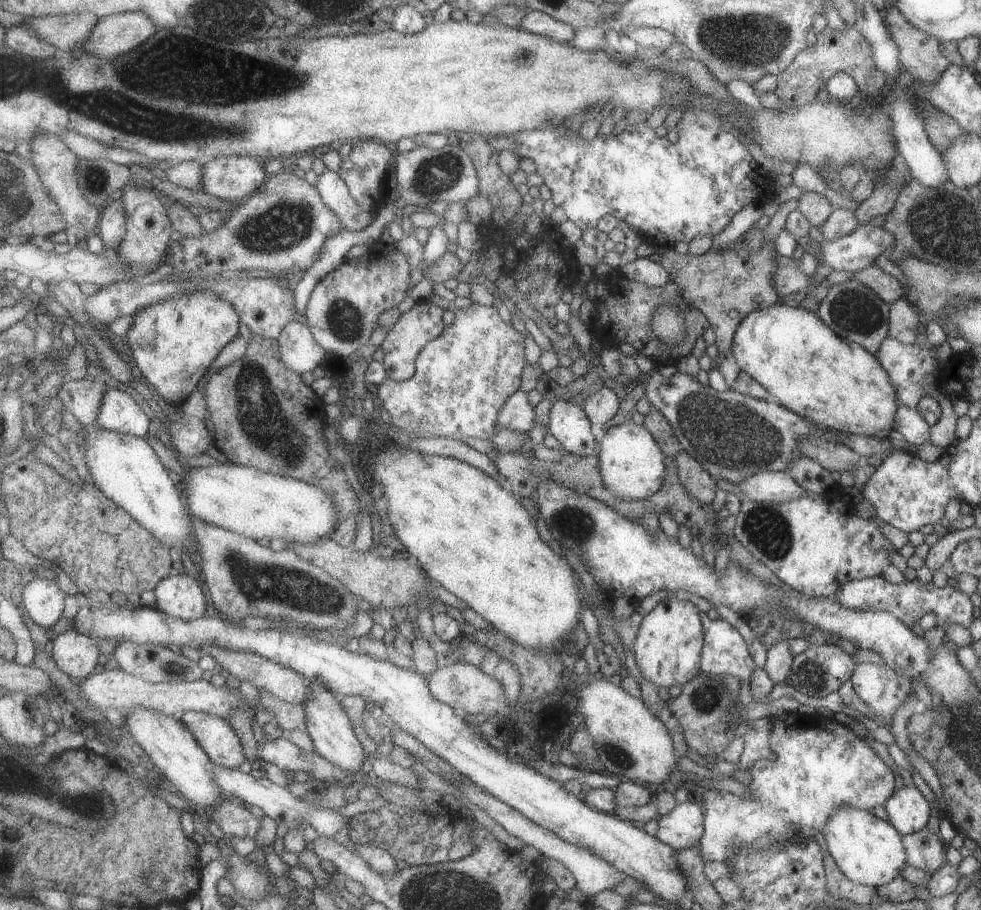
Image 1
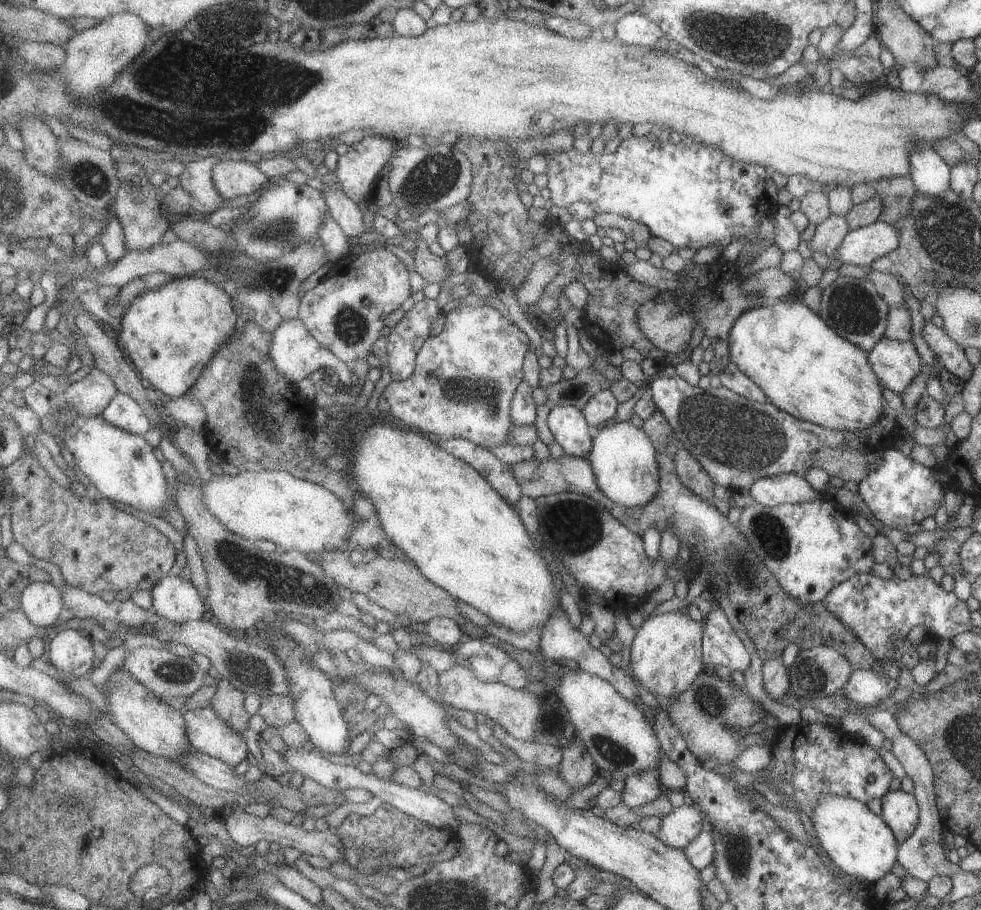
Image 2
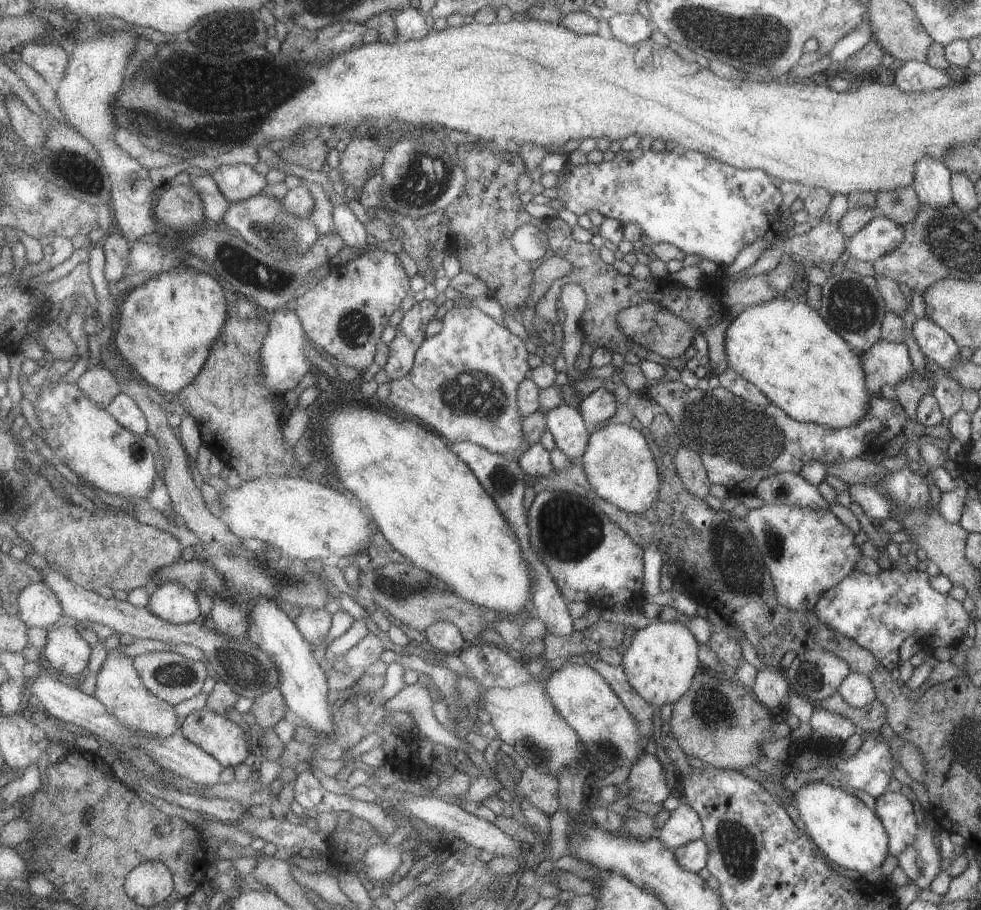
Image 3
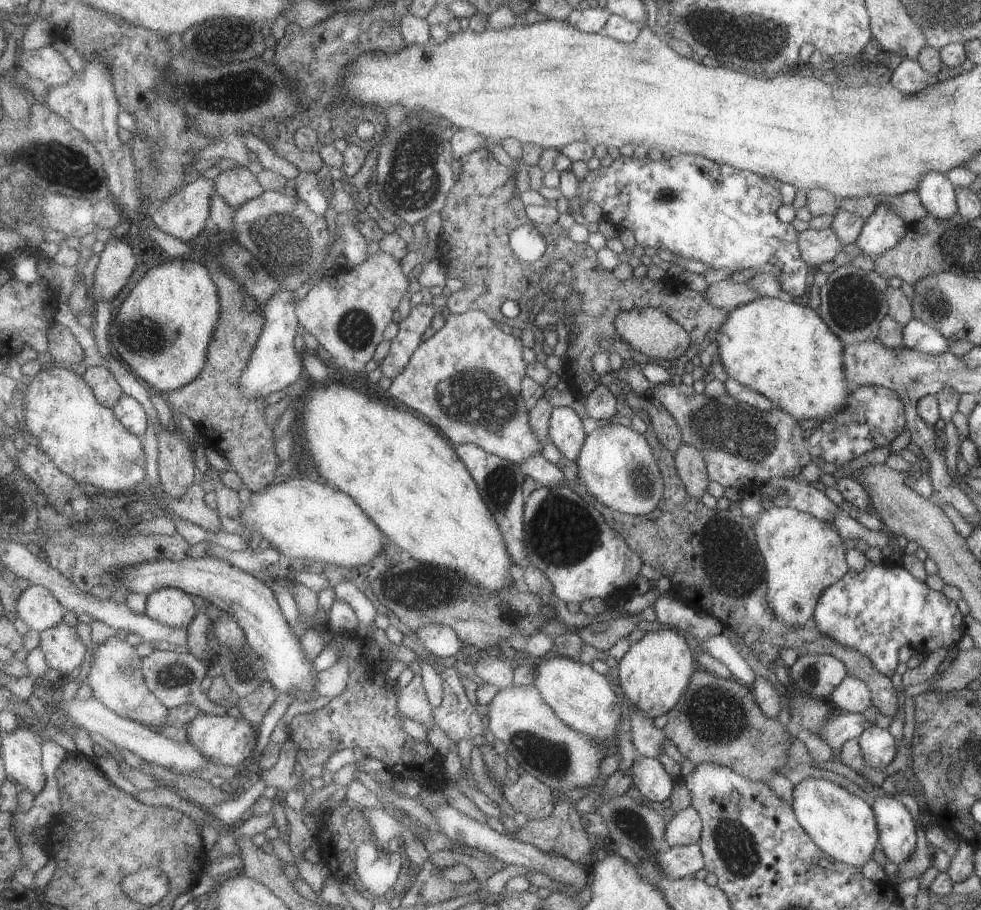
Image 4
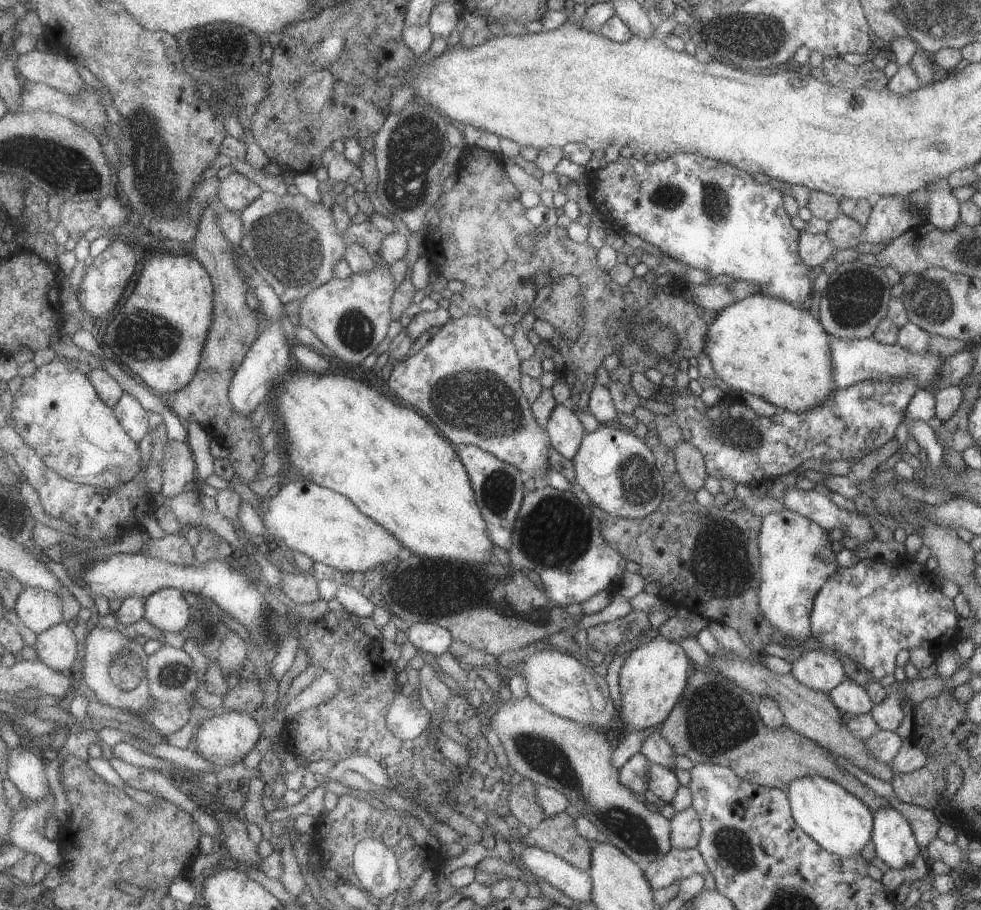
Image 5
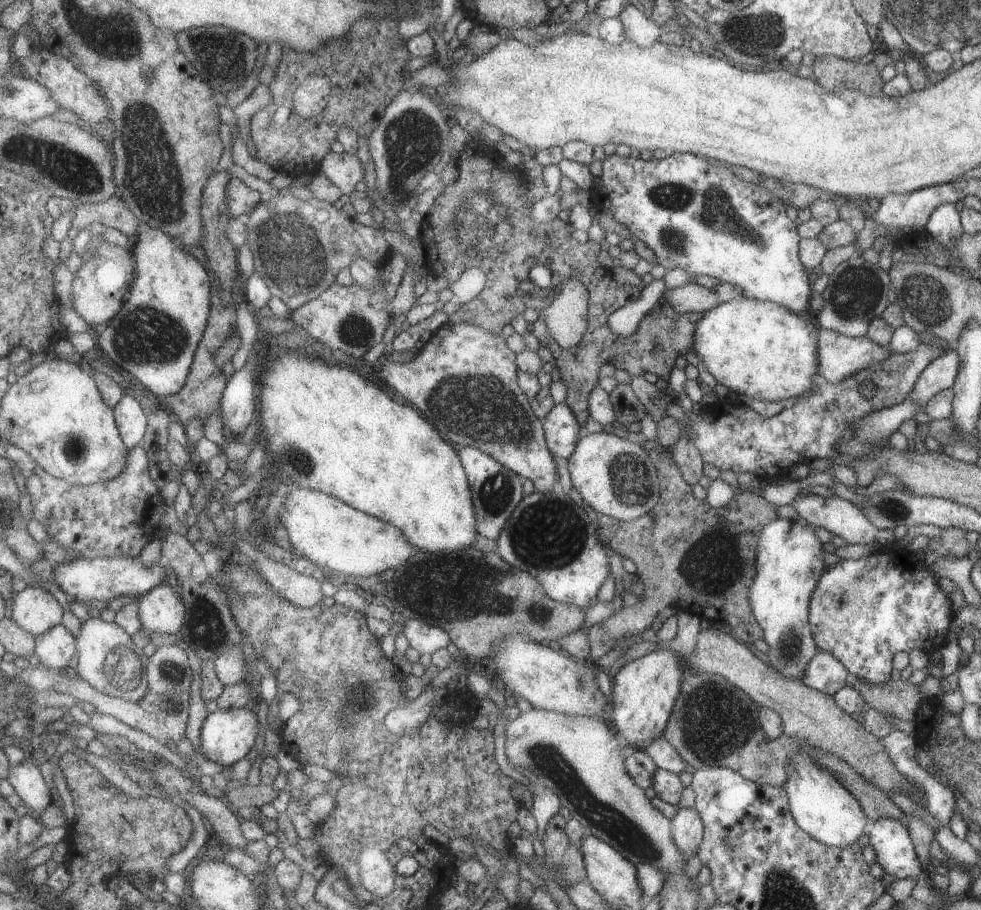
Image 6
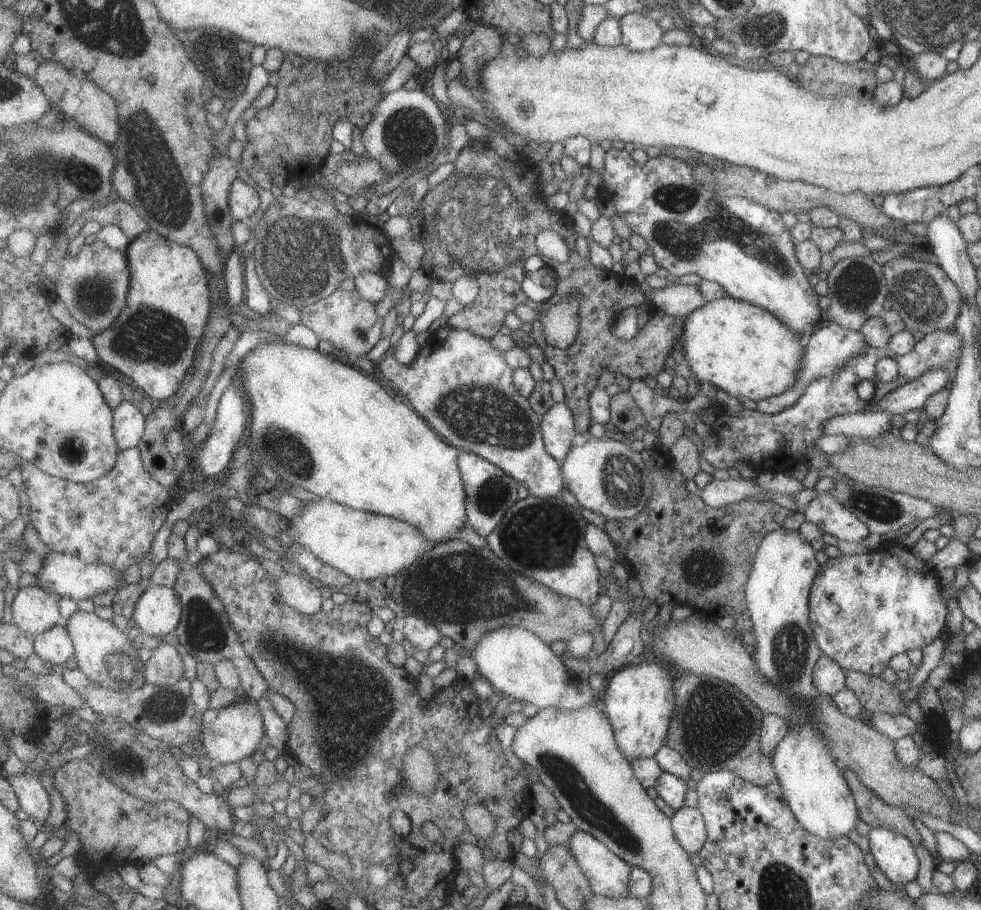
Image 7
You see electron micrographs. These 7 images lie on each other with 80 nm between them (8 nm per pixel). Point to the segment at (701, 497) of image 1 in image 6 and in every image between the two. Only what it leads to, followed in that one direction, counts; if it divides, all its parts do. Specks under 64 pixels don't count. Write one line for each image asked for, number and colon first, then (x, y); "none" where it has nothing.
2: (689, 472)
3: (689, 467)
4: (690, 466)
5: (689, 463)
6: (687, 458)

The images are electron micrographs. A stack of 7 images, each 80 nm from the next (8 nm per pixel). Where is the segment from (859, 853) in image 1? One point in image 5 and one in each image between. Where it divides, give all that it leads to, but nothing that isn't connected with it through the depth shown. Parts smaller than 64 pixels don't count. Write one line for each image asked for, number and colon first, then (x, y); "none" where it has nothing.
2: (858, 842)
3: (848, 833)
4: (842, 825)
5: (836, 820)

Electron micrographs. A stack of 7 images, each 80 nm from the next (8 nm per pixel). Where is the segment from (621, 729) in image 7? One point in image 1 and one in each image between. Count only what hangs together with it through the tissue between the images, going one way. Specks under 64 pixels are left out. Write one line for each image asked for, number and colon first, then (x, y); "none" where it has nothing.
1: (667, 647)
2: (665, 656)
3: (659, 663)
4: (653, 674)
5: (651, 679)
6: (643, 691)

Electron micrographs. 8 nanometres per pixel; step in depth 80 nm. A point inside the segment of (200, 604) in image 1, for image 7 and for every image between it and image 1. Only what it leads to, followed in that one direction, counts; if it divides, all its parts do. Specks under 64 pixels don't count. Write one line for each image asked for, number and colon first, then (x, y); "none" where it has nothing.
2: (175, 598)
3: (175, 603)
4: (173, 607)
5: (167, 609)
6: (162, 610)
7: (159, 611)

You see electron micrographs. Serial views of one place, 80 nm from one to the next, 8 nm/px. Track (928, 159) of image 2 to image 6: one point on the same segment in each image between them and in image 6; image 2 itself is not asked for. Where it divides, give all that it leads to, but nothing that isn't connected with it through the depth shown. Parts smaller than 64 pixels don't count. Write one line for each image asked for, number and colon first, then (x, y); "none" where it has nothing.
3: (931, 181)
4: (938, 197)
5: (942, 209)
6: (943, 225)

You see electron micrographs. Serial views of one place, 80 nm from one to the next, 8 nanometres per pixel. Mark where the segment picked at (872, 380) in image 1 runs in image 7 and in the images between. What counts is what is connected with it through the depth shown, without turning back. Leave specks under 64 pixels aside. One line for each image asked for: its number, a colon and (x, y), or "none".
2: (805, 369)
3: (784, 348)
4: (784, 351)
5: (759, 345)
6: (757, 348)
7: (746, 352)

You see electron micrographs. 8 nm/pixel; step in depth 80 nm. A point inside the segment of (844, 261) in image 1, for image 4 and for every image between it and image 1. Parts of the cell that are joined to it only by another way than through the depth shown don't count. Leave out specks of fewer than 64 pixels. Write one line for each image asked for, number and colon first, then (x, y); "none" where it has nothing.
2: (861, 247)
3: (880, 235)
4: (882, 229)

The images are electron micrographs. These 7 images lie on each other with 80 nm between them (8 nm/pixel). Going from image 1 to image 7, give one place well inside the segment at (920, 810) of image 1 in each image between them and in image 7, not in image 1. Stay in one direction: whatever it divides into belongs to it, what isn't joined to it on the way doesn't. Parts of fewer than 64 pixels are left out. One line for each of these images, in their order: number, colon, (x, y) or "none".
2: (899, 810)
3: (895, 812)
4: (896, 830)
5: (894, 844)
6: (892, 846)
7: (894, 855)

